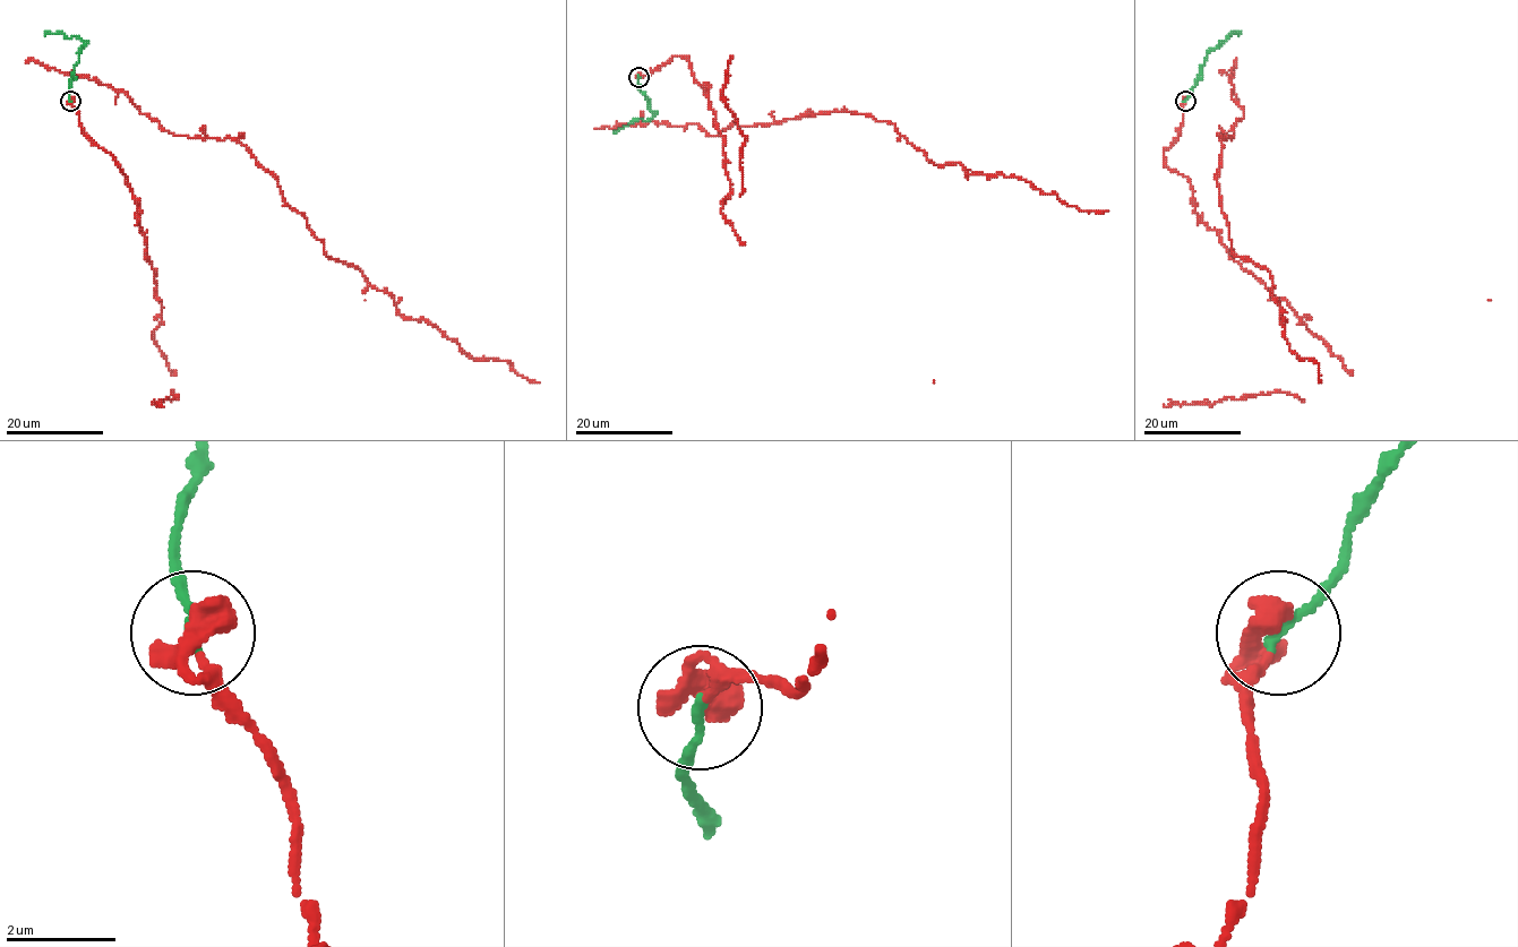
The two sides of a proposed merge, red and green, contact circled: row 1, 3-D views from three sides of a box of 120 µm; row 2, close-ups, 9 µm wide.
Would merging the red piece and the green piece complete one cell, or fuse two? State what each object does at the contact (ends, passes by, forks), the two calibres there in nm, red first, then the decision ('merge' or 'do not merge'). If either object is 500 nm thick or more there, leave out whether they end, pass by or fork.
600 nm thick on the red side, 170 nm on the other; merge

